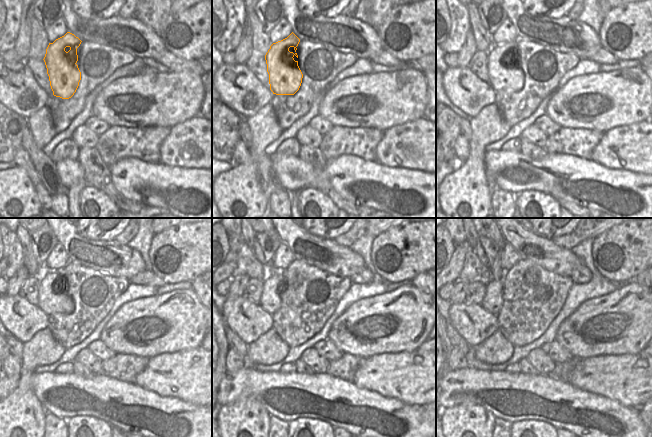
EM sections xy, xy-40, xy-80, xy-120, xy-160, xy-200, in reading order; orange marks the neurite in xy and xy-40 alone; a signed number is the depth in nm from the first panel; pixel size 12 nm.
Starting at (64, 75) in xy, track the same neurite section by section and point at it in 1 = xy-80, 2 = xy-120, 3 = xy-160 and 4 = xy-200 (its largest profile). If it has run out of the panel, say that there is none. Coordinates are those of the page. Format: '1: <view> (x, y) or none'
1: xy-80 (509, 77)
2: xy-120 (49, 301)
3: xy-160 (270, 301)
4: xy-200 (492, 302)

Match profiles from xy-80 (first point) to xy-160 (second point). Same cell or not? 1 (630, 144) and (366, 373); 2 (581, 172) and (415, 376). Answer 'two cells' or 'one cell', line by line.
1: one cell
2: two cells

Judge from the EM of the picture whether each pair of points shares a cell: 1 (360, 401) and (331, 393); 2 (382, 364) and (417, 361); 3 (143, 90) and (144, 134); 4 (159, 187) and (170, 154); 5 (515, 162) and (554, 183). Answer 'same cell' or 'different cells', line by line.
1: same cell
2: same cell
3: different cells
4: different cells
5: same cell

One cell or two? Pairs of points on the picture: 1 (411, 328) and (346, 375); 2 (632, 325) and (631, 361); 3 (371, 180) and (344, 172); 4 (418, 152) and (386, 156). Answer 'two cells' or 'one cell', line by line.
1: two cells
2: two cells
3: one cell
4: one cell

